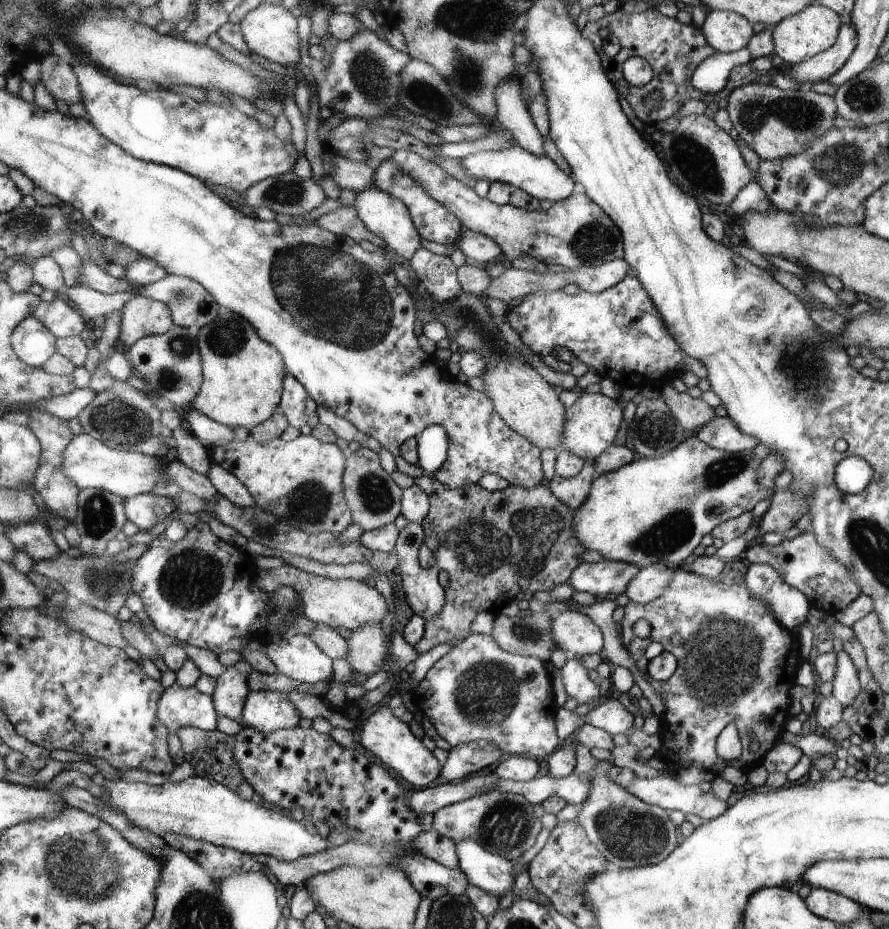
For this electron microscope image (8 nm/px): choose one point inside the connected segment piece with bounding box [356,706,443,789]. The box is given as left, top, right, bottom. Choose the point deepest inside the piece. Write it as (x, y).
(385, 737)

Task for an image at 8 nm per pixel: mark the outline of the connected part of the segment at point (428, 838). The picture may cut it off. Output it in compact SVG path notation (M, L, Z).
M424 831L419 835L415 845L430 858L449 869L458 869L458 857L455 842L442 836L438 831Z

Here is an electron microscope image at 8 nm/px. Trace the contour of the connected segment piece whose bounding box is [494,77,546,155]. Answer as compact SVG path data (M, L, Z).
M510 77L502 81L494 93L497 104L494 123L511 133L518 146L538 155L546 155L542 136L532 121L519 79Z

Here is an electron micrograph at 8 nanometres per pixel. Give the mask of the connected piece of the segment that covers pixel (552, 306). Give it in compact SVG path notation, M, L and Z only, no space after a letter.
M626 275L624 280L601 293L579 291L575 296L557 291L537 291L526 295L524 301L505 315L508 324L516 330L524 346L528 346L534 354L538 354L546 366L552 370L568 372L570 363L561 362L556 355L556 348L568 348L576 358L586 366L594 368L601 377L611 378L617 386L636 388L655 388L655 383L666 384L685 372L692 372L698 378L708 378L709 372L703 362L695 359L683 350L676 338L672 336L665 320L657 309L648 290L638 278Z

